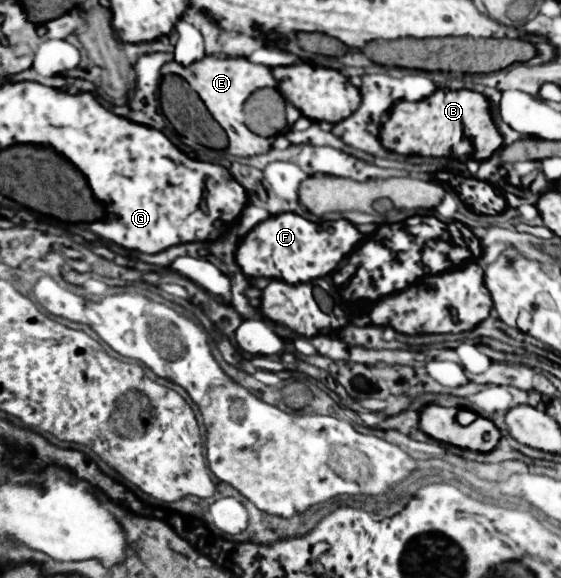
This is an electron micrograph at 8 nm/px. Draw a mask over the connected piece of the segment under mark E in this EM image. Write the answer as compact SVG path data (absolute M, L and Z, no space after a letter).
M218 54L218 56L204 56L202 60L198 60L190 66L182 66L182 64L172 60L166 66L162 66L162 74L178 74L184 80L188 80L188 84L198 92L198 96L204 100L210 114L216 118L216 122L228 134L228 140L230 140L228 150L226 150L228 154L232 154L232 156L256 156L256 154L264 154L270 150L272 138L262 138L262 136L250 132L248 126L244 124L244 112L242 112L246 98L254 90L266 88L266 86L278 86L276 78L272 76L272 70L268 66L254 64L248 58L234 58L234 56Z

